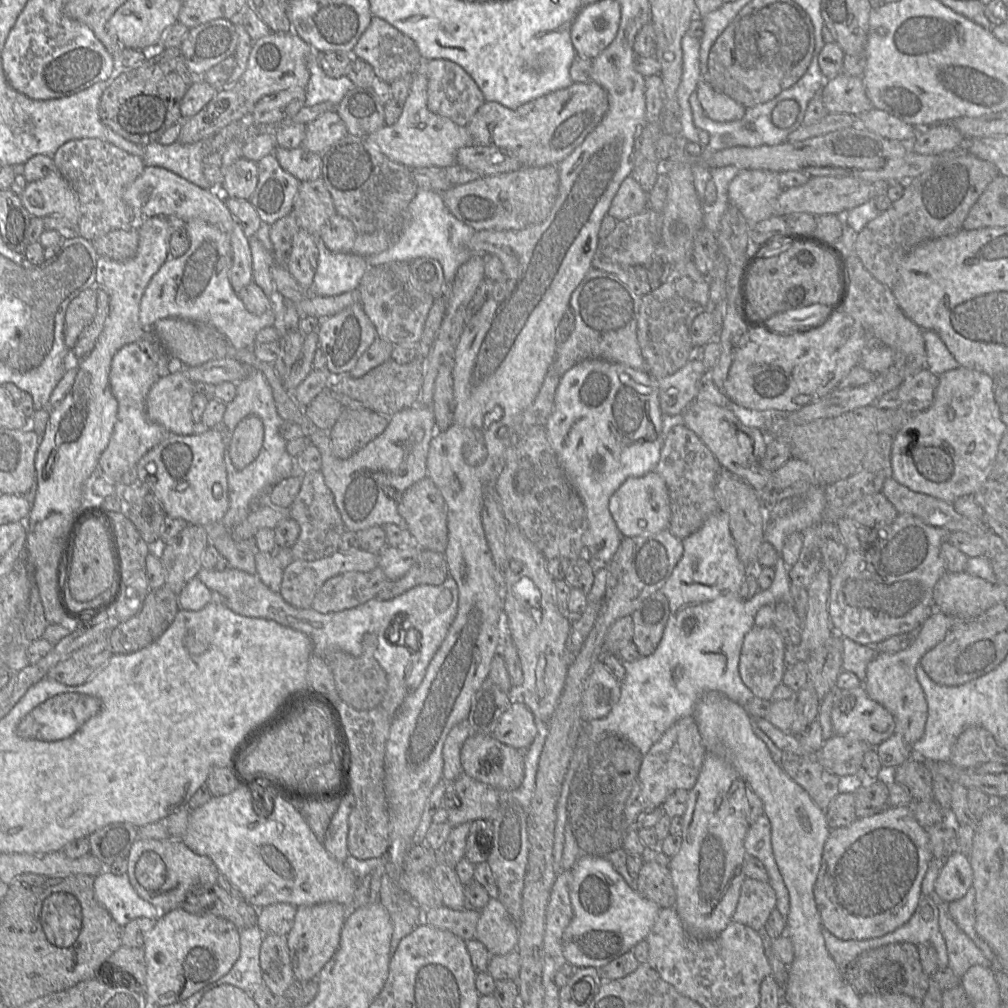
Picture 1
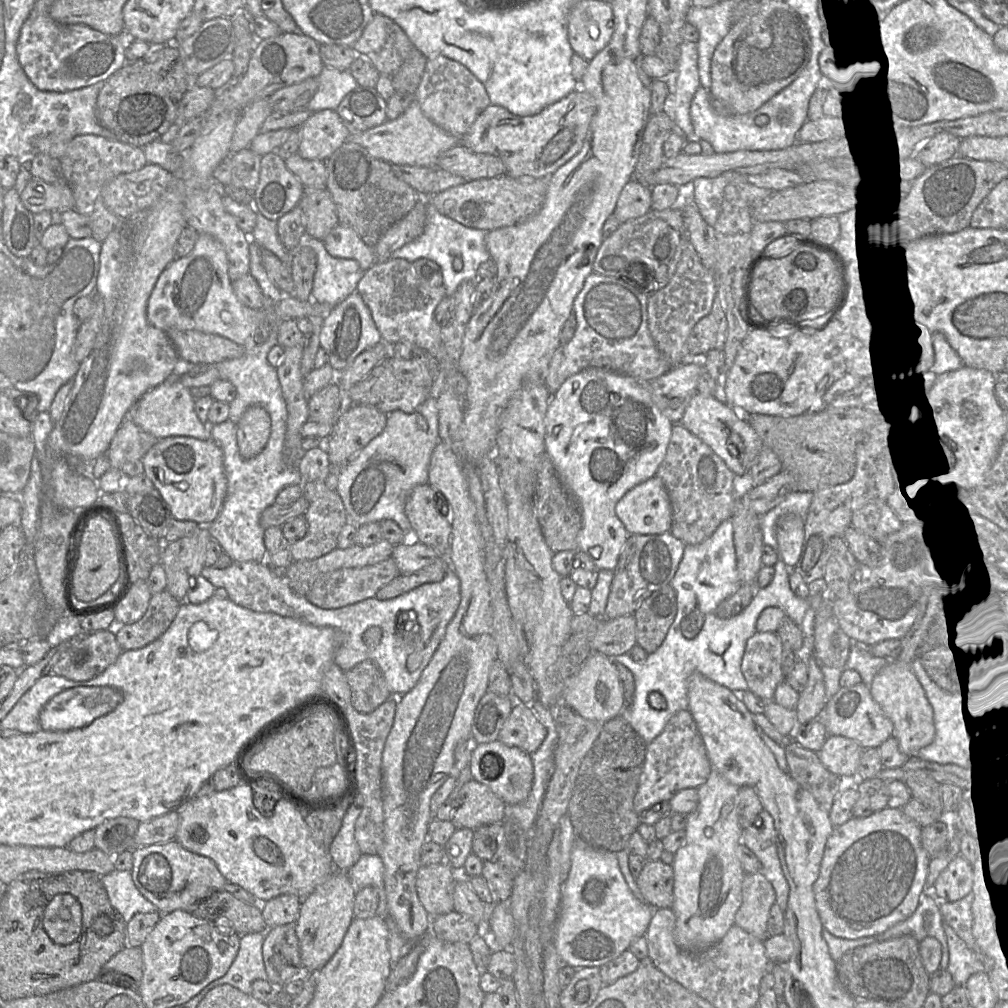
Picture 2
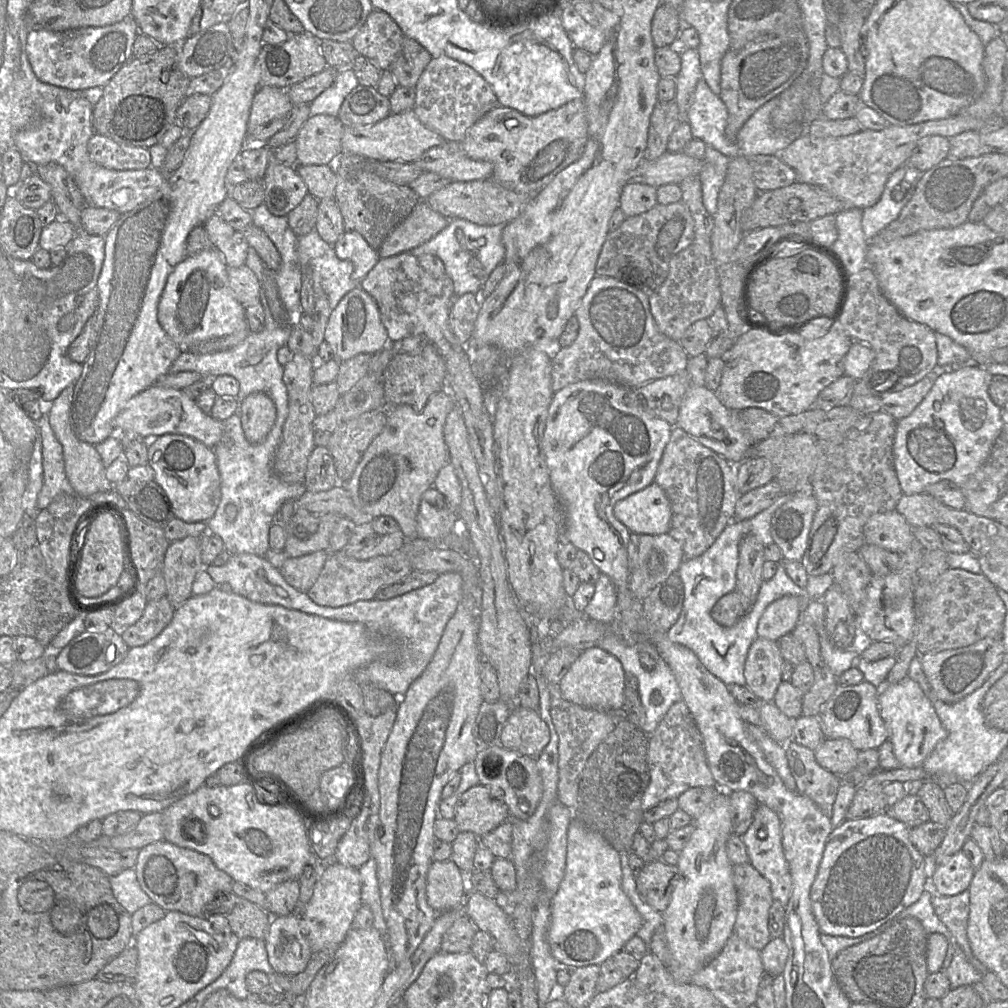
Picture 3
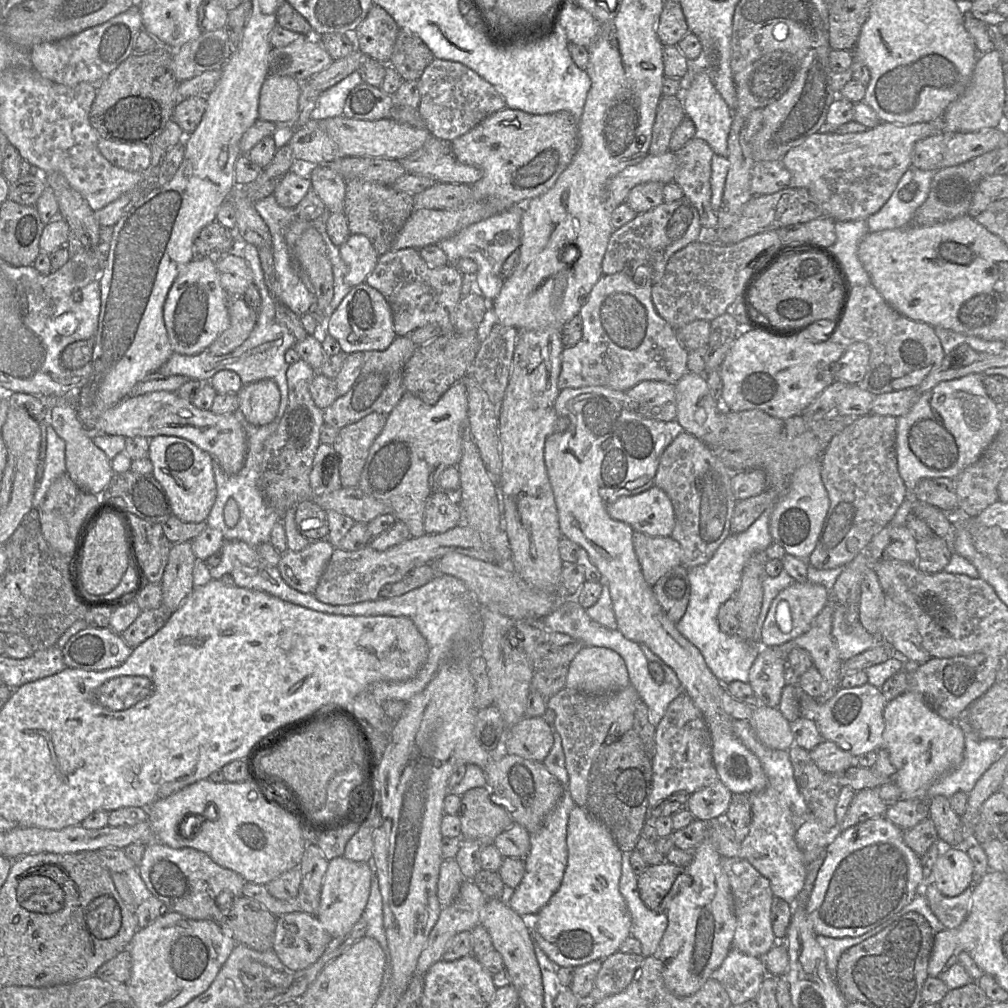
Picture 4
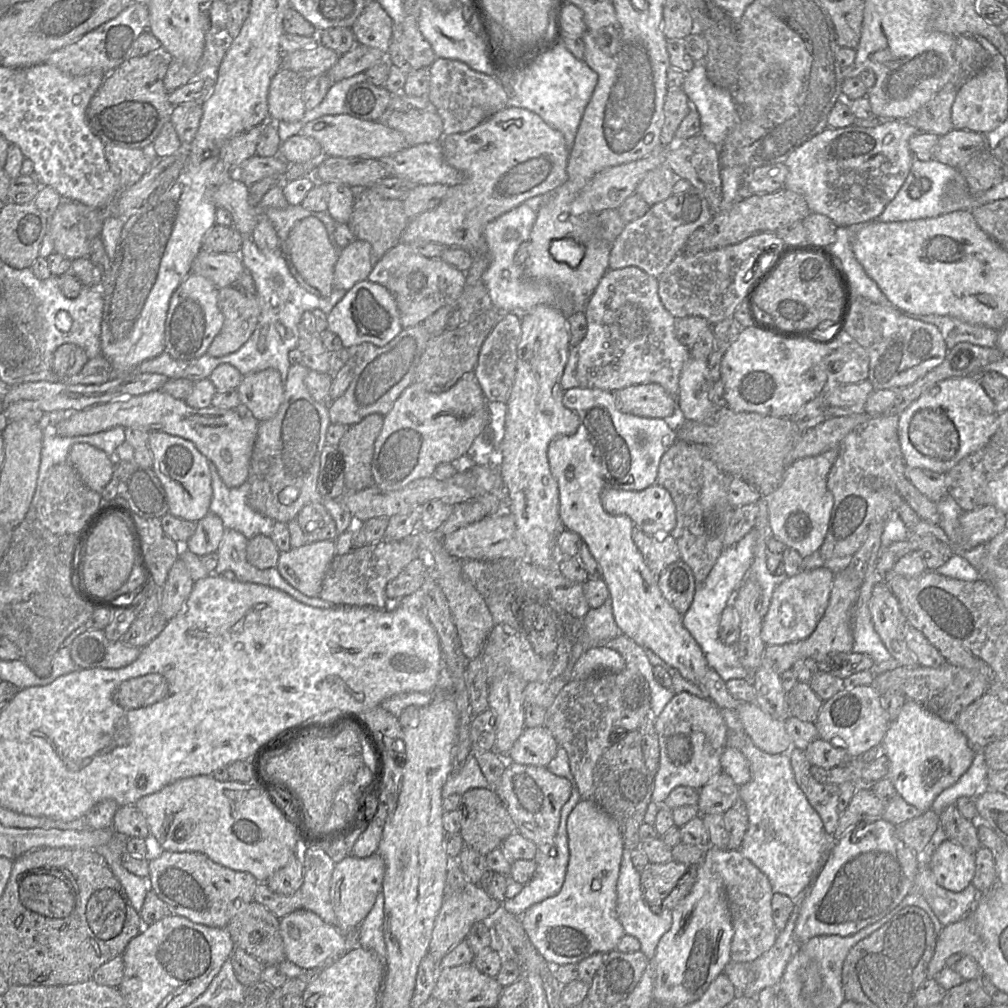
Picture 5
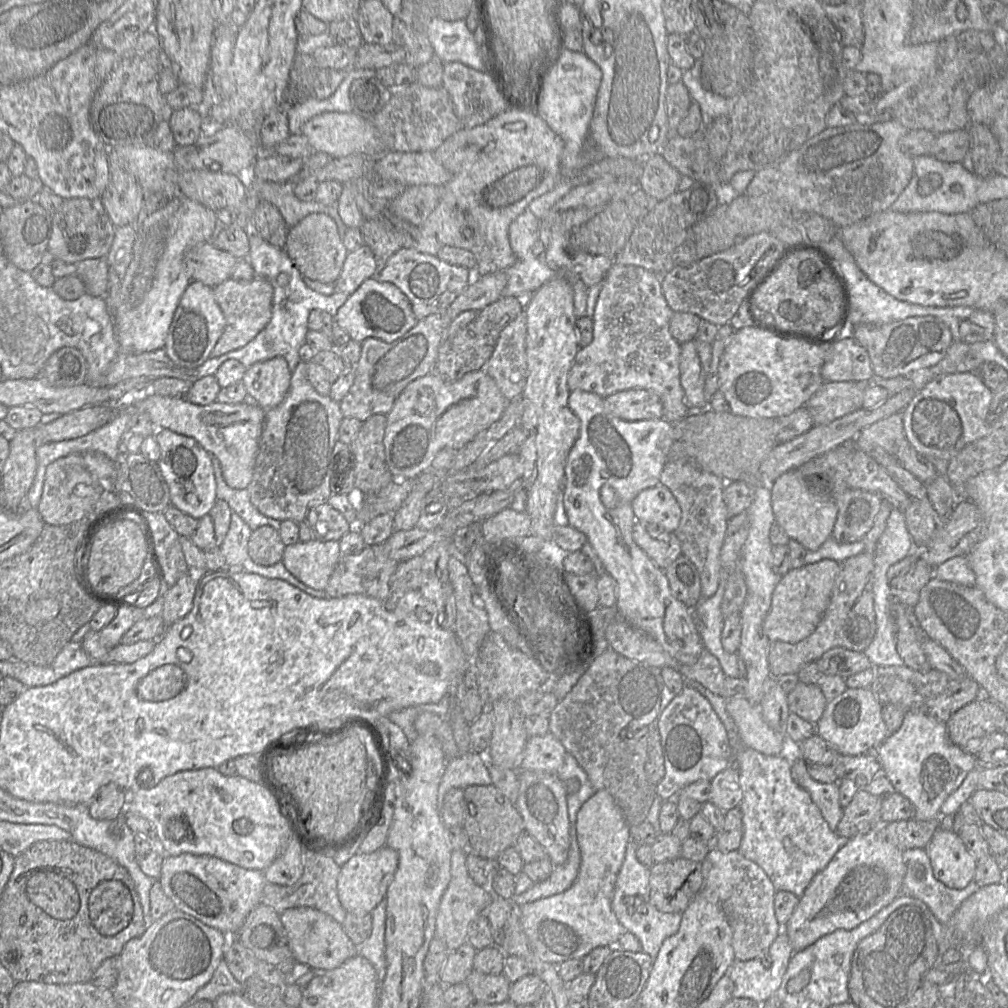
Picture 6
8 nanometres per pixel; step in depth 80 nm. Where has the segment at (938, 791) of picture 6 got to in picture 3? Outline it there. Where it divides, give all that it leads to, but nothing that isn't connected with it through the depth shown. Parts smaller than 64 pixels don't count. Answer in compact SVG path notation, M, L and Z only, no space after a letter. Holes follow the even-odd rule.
M910 677L896 684L884 682L879 692L879 708L888 730L888 740L900 765L906 768L922 767L936 745L947 736L930 700L919 684Z

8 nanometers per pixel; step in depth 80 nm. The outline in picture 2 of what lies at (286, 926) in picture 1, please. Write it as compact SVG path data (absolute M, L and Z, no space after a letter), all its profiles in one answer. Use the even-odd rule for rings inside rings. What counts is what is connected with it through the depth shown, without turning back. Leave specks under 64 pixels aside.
M282 894L261 904L267 928L295 923L299 917L301 899L293 894Z

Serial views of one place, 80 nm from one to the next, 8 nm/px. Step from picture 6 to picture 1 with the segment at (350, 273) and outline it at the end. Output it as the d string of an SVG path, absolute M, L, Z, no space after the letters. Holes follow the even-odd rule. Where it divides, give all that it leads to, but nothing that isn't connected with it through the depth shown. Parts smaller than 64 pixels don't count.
M335 213L322 227L318 237L334 253L351 253L357 234L348 219Z

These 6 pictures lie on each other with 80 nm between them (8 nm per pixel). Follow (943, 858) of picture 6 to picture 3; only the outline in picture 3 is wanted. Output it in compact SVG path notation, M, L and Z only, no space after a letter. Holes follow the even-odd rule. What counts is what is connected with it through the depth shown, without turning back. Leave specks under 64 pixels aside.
M962 850L936 865L931 890L941 896L954 896L969 889L975 869Z

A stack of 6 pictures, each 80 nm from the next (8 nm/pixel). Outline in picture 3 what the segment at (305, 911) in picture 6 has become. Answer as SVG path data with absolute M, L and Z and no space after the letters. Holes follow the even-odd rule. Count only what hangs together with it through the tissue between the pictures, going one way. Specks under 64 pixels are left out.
M300 915L272 917L265 939L268 961L278 974L296 975L306 968L311 956Z

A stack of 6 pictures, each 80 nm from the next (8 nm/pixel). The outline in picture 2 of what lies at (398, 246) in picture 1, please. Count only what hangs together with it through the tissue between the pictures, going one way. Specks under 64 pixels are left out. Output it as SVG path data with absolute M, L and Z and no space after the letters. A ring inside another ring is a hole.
M427 202L426 221L423 233L413 241L394 251L390 258L403 258L413 263L418 258L427 258L437 262L443 273L443 286L446 295L452 296L464 281L478 280L479 265L491 258L485 244L487 231L464 226L441 214L437 208Z

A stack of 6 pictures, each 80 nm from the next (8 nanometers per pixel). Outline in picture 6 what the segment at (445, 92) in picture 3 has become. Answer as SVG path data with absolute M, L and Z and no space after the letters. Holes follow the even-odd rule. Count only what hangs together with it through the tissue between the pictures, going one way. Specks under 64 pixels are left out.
M460 62L444 63L442 87L449 94L462 129L484 124L506 110L505 102L490 76L485 71L474 70Z

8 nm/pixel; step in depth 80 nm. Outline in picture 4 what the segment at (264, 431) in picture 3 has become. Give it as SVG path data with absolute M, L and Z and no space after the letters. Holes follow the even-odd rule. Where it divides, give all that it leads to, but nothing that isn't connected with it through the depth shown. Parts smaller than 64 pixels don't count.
M270 379L243 385L238 392L239 410L253 426L264 426L277 416L281 394L278 385Z

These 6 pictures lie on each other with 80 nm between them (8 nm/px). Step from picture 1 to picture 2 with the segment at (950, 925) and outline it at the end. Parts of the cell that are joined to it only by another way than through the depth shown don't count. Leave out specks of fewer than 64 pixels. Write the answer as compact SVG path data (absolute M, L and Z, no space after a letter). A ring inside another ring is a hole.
M943 919L942 926L949 948L949 964L947 970L951 974L956 986L965 986L971 975L978 972L985 972L986 968L977 958L976 954Z

